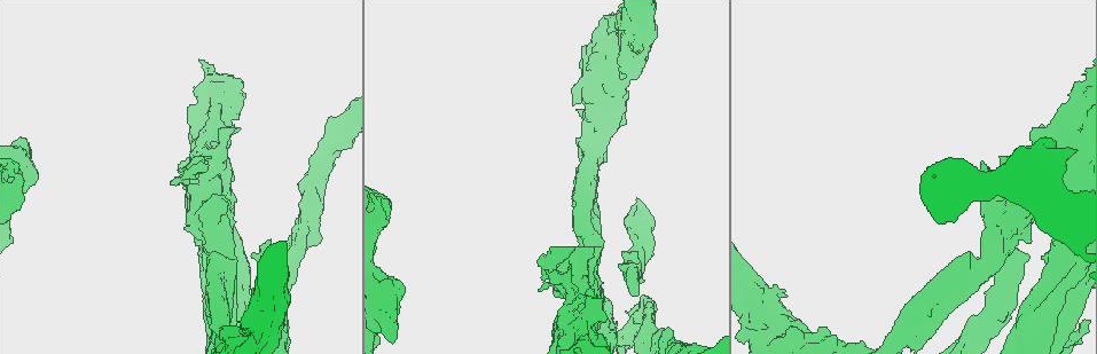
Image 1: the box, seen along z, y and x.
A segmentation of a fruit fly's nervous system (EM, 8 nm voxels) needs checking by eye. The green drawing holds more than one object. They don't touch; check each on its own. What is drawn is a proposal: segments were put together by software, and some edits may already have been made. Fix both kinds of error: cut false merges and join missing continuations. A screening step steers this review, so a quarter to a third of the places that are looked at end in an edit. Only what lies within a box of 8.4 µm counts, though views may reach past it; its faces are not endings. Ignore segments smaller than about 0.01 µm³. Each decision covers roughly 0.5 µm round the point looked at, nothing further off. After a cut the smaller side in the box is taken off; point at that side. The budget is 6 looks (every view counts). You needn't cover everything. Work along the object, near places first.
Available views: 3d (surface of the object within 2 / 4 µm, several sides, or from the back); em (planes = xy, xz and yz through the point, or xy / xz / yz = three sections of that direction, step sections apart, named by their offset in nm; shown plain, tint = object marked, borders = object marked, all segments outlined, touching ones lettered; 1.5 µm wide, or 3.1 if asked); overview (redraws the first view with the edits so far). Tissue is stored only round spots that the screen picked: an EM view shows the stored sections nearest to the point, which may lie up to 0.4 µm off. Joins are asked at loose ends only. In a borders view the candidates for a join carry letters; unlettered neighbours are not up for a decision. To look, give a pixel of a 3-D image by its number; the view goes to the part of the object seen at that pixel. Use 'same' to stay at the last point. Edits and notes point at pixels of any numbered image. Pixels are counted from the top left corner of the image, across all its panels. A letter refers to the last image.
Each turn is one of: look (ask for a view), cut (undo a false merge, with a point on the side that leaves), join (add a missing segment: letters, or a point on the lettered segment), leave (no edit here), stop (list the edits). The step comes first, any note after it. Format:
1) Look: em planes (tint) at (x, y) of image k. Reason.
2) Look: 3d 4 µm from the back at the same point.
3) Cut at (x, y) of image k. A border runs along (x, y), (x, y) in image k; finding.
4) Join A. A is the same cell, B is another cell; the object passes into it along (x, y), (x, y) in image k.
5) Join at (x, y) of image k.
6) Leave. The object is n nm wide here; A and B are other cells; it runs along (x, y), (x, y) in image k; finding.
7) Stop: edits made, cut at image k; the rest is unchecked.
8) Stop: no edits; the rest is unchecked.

Look: em xz step 4 (tint) at (271, 242) of image 1. Free end.

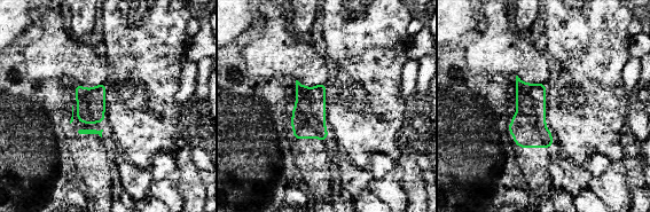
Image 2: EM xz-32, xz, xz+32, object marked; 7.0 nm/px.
Look: em planes (borders) at the same point. Cut it another way.

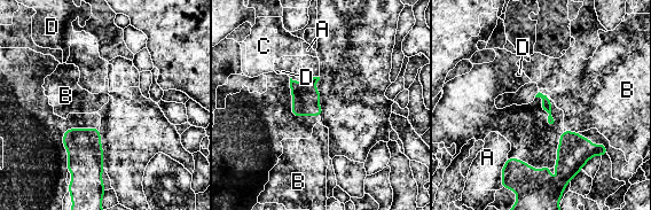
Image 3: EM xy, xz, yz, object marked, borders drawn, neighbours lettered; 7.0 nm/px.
Join B. The longest contact is with B, 100 nm; B is the same cell, A, C and D are other cells; the neuron continues.

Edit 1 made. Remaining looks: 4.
Look: em 3.1 µm xz step 8 (tint) at (185, 181) of image 1. Sharp bend.

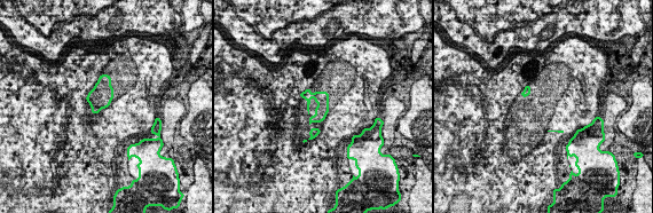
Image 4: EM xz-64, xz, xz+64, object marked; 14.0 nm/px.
Look: em 3.1 µm planes (borders) at the same point. Cut it another way.

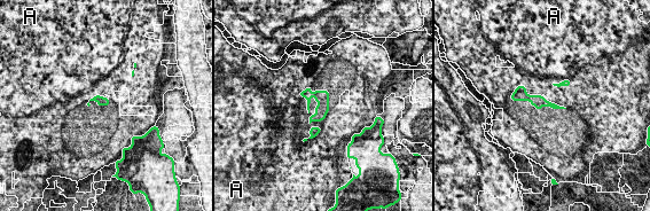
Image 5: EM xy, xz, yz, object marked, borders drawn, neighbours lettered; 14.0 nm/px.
Leave. A is another cell; a border runs along (327, 90), (328, 112), (305, 139) in image 5; one neuron here.

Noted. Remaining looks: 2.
Look: em 3.1 µm planes (borders) at (24, 138) of image 1. Thick end.

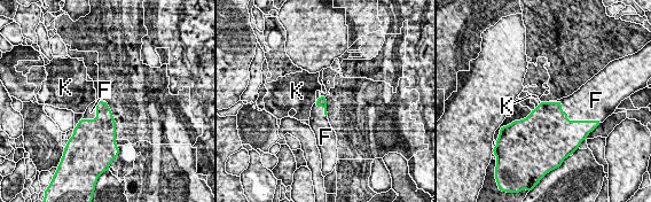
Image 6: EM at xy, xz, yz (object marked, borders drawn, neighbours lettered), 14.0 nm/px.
Join F. F is the same cell, K is another cell; the neuron continues.

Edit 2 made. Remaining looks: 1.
Stop: edits made, join at image 3, join at image 6; the rest is unchecked.

